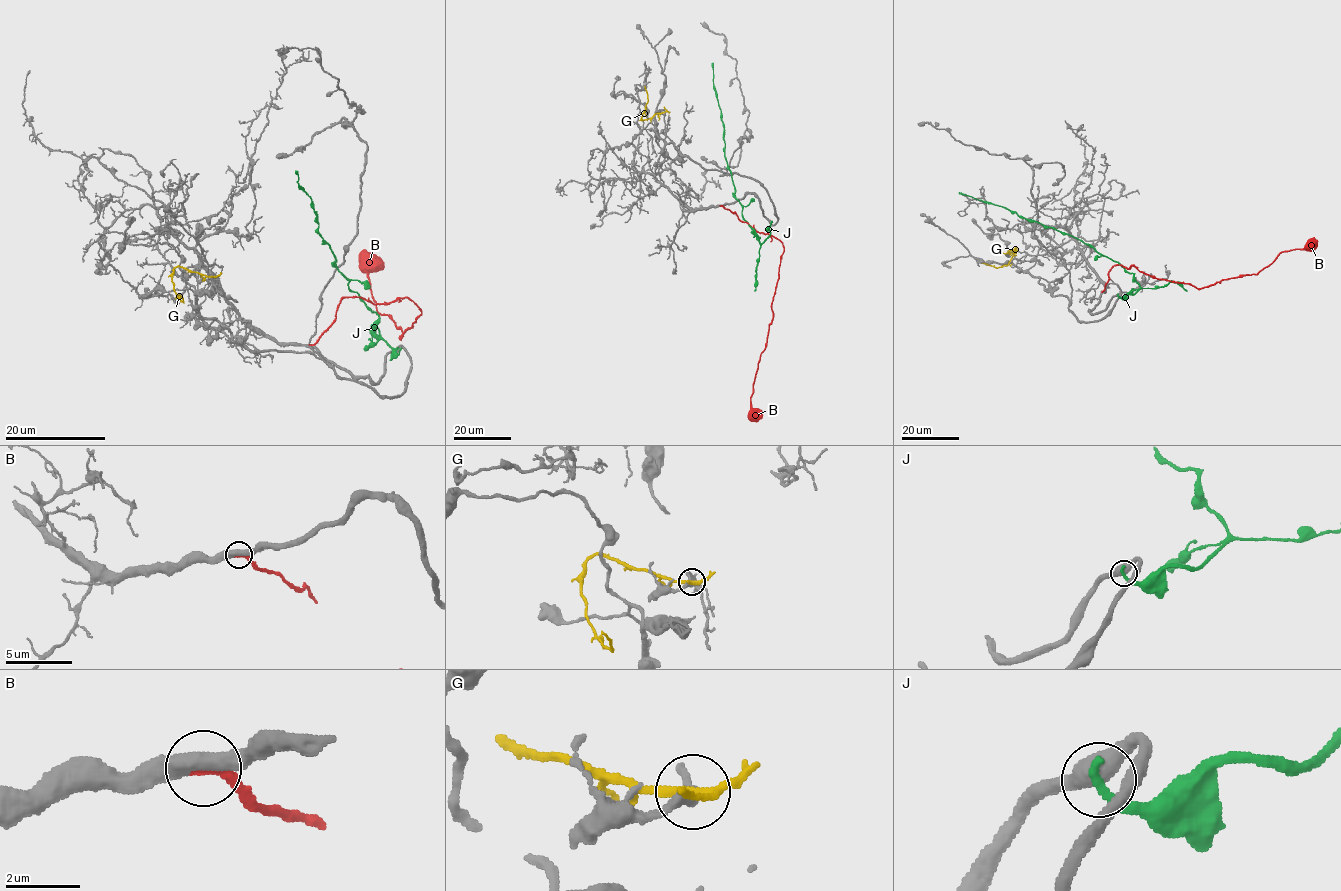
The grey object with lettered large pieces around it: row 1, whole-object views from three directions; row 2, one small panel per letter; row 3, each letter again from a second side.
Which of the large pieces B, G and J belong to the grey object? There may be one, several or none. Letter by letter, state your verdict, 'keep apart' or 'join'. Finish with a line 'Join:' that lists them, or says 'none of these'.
B: join
G: keep apart
J: keep apart
Join: B

